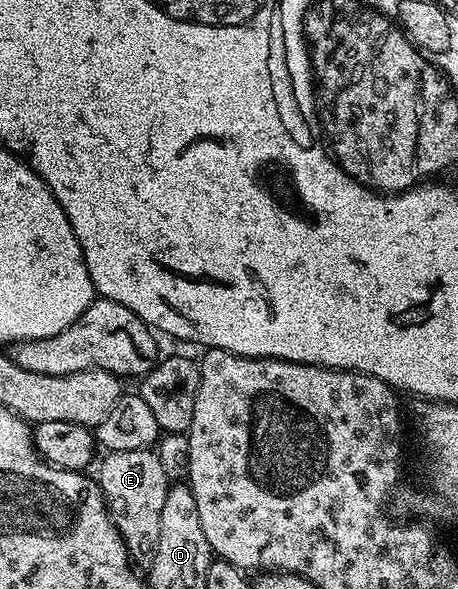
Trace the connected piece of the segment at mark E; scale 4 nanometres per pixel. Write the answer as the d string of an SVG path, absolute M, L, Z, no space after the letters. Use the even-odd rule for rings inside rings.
M151 448L107 452L104 457L97 464L97 483L103 491L107 513L111 515L115 528L121 534L128 553L136 561L146 561L154 553L157 538L161 534L161 510L167 497L168 476L157 452Z

